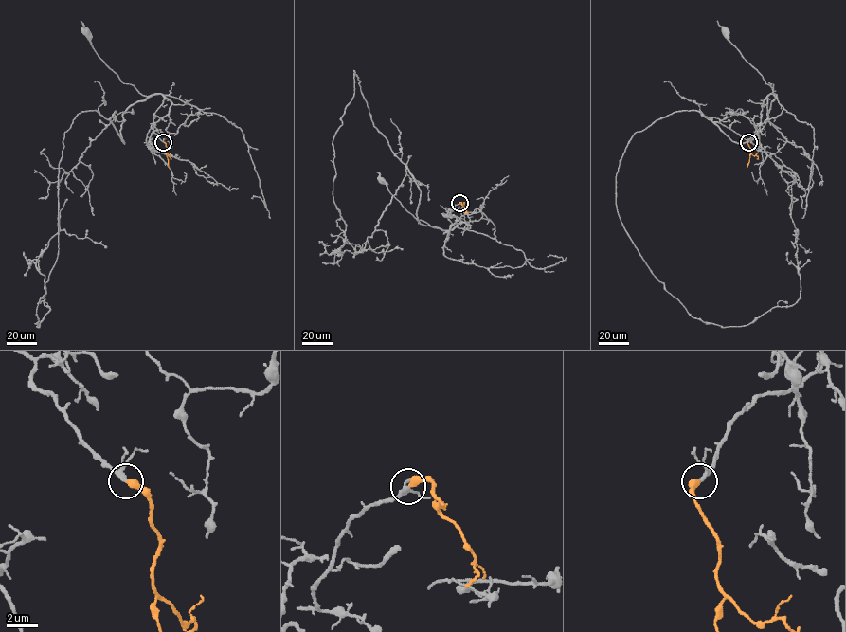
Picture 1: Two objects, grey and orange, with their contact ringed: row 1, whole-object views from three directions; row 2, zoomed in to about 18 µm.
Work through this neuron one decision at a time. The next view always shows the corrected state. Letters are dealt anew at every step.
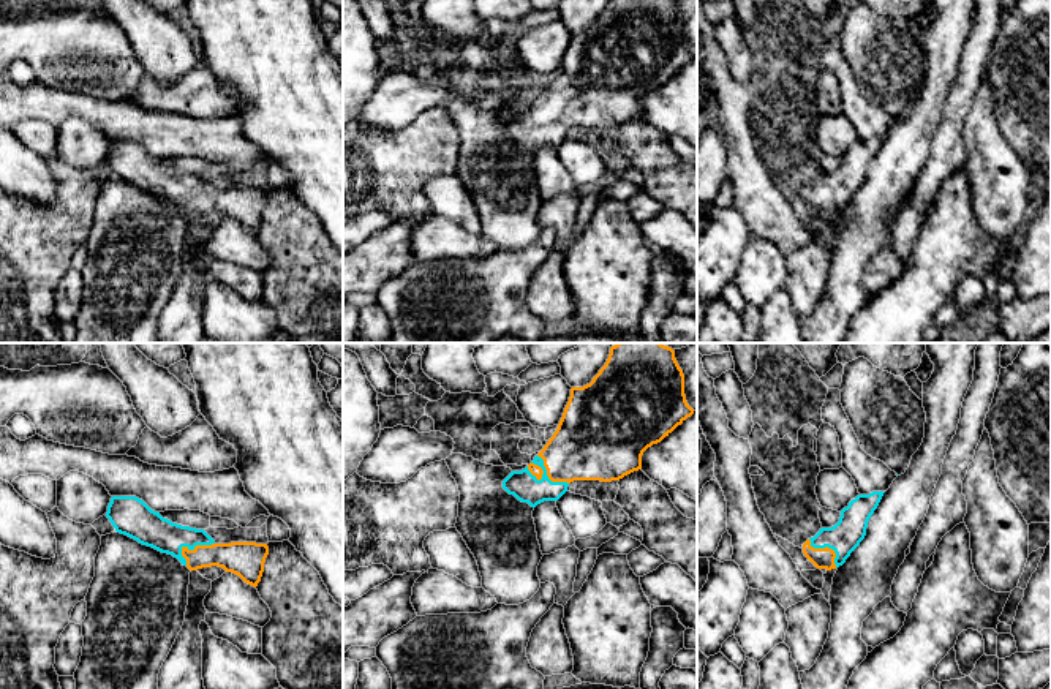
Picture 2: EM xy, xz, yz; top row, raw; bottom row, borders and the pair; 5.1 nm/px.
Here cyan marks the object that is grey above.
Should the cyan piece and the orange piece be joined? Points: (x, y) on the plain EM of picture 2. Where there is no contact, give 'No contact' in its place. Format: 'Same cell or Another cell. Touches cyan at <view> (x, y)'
Same cell. Touches cyan at xz (546, 120)

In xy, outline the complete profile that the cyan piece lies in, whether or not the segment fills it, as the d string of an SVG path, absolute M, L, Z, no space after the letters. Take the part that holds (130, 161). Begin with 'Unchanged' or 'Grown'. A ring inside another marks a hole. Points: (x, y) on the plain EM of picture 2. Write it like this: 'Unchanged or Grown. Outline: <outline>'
Grown. Outline: M112 142L106 163L117 179L172 201L190 216L218 212L254 234L261 228L267 190L217 190L204 175L172 169L136 142Z

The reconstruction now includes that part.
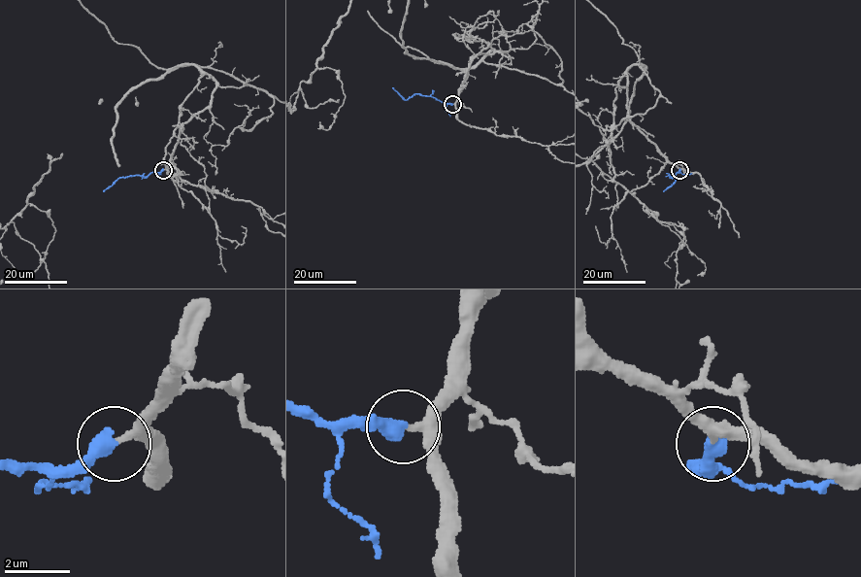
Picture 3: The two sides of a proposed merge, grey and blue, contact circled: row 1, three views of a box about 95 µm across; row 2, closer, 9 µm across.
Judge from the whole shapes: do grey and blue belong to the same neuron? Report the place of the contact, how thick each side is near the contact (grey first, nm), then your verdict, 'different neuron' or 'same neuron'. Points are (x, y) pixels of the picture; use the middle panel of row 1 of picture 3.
place (452, 104); calibres 190 and 500 nm; same neuron

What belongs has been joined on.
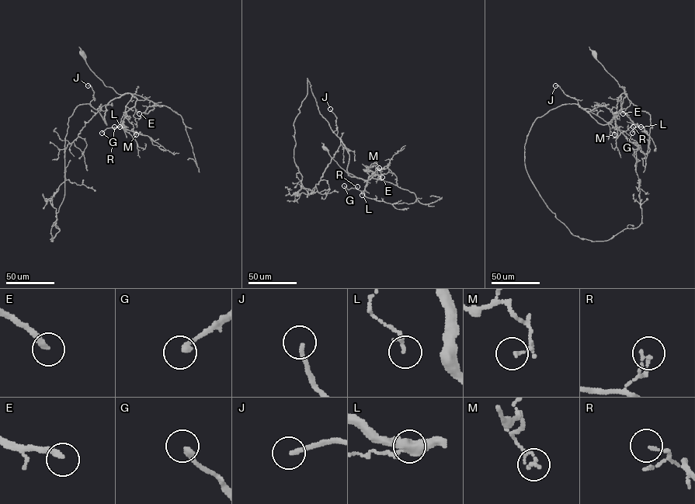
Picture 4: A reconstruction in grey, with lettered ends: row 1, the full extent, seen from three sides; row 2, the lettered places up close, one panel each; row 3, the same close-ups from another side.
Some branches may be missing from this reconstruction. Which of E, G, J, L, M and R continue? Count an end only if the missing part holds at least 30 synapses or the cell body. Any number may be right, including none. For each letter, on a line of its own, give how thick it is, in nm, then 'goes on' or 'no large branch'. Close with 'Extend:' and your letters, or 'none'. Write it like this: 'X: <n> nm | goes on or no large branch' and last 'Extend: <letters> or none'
E: 240 nm | goes on
G: 240 nm | no large branch
J: 190 nm | goes on
L: 180 nm | no large branch
M: 120 nm | no large branch
R: 110 nm | no large branch
Extend: E, J

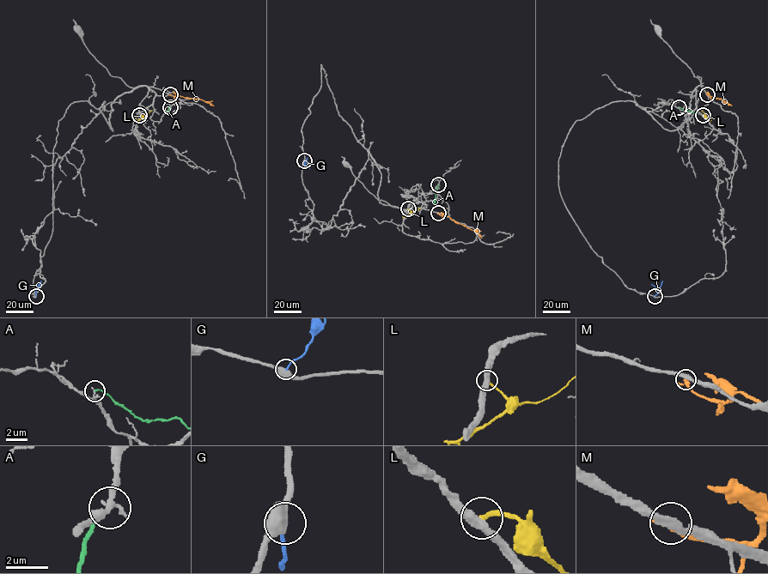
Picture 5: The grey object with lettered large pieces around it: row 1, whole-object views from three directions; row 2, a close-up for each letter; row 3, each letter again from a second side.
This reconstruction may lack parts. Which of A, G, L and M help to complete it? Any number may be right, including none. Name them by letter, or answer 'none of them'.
none of them

